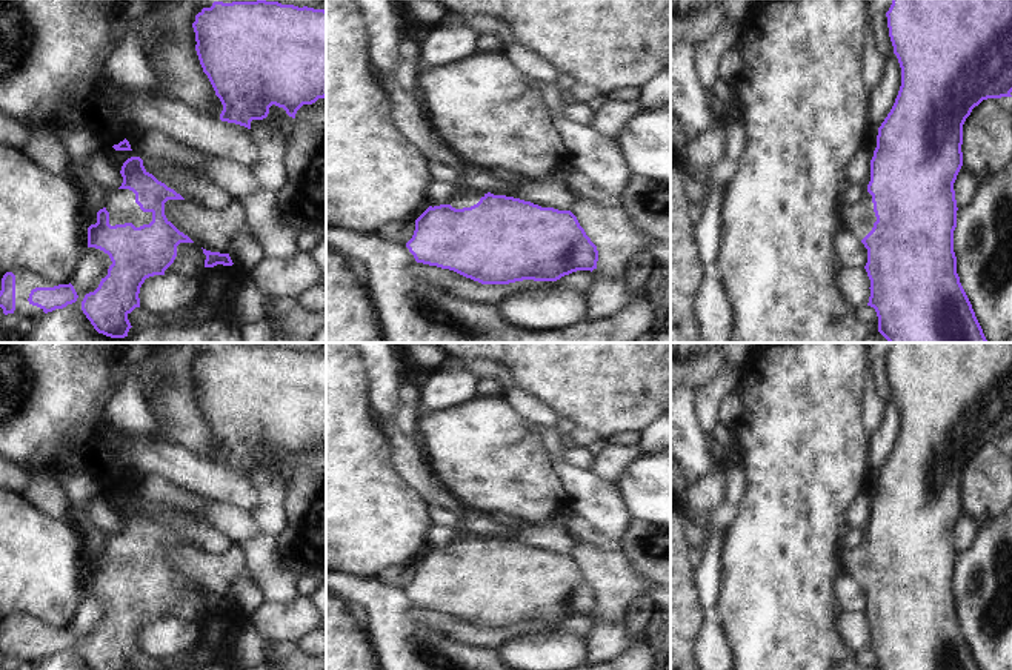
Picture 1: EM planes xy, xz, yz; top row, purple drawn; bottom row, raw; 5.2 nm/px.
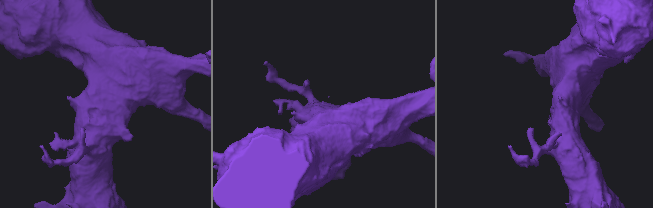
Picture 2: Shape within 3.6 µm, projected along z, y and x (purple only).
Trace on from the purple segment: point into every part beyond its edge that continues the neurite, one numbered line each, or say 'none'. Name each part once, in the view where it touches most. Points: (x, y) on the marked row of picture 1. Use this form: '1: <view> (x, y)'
1: xy (120, 203)

